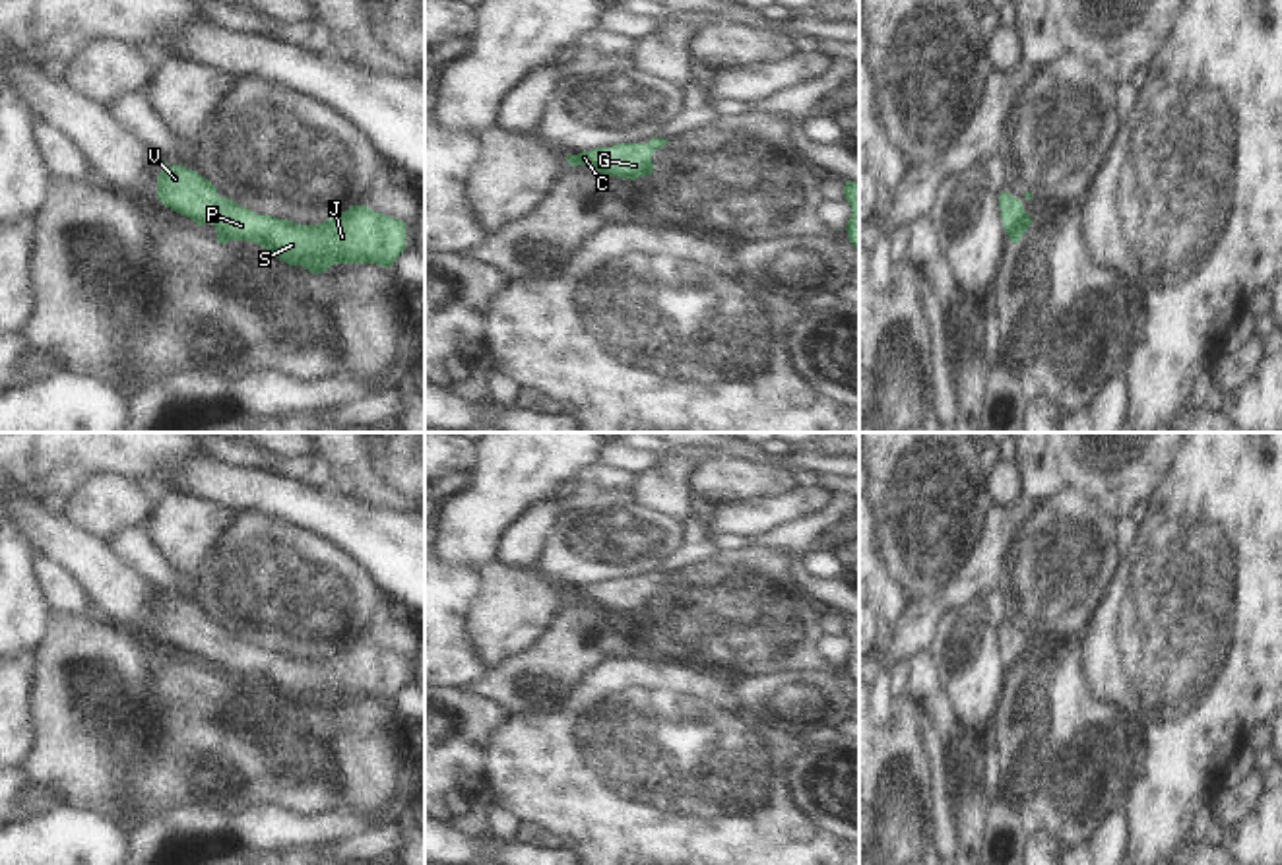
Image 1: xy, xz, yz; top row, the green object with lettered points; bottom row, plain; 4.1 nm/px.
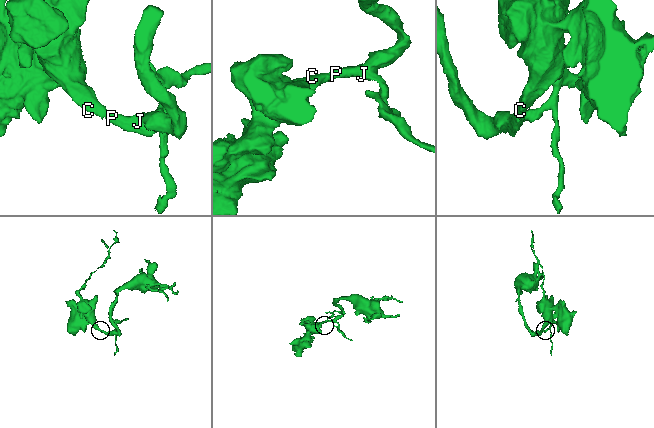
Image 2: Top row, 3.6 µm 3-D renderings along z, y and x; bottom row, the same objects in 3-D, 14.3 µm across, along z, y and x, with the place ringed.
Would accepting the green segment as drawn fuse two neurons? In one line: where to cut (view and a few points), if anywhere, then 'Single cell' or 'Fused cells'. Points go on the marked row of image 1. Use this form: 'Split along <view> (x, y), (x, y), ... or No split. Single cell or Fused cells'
No split. Single cell

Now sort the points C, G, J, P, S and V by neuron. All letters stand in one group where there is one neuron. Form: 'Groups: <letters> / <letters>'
Groups: C G J P S V

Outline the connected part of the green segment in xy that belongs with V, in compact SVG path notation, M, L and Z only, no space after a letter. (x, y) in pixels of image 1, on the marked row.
M167 165L157 176L157 200L190 217L198 227L213 221L217 242L256 242L289 266L322 273L334 264L394 266L405 250L405 223L351 206L320 225L254 213L233 200L221 198L217 186L182 165Z

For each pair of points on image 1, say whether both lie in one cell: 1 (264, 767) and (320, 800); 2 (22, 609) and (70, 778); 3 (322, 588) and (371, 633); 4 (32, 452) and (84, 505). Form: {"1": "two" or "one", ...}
{"1": "one", "2": "two", "3": "two", "4": "two"}

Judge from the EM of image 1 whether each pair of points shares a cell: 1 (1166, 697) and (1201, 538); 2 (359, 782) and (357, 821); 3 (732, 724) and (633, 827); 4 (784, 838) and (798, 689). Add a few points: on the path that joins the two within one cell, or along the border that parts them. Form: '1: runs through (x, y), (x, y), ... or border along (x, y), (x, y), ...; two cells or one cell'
1: runs through (1166, 658), (1166, 648), (1201, 600), (1201, 576); one cell
2: border along (340, 790), (369, 813), (392, 792); two cells
3: runs through (706, 749), (658, 801); one cell
4: border along (749, 714), (776, 728), (796, 730); two cells

